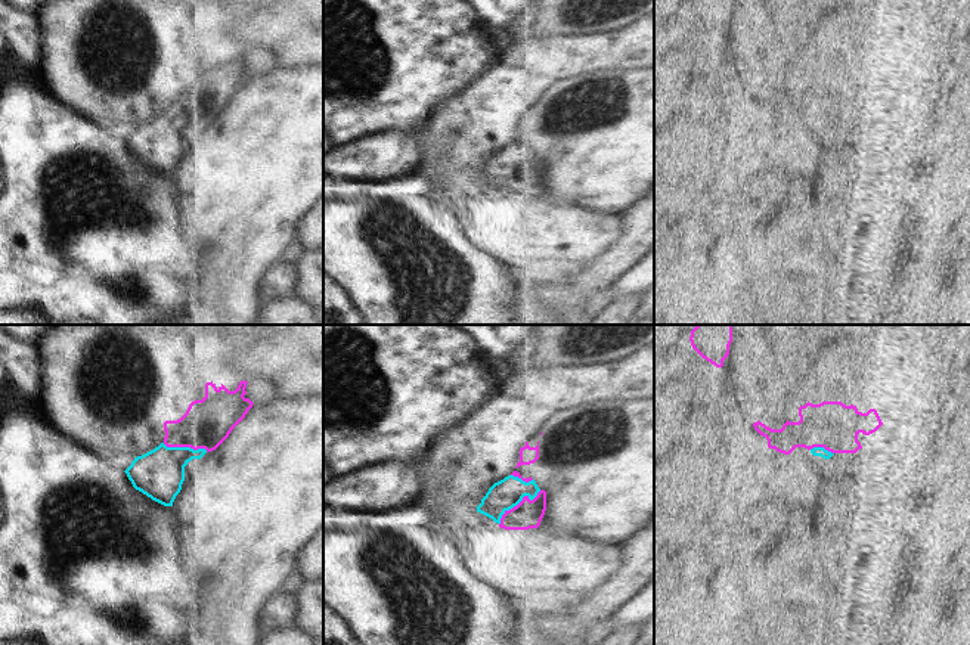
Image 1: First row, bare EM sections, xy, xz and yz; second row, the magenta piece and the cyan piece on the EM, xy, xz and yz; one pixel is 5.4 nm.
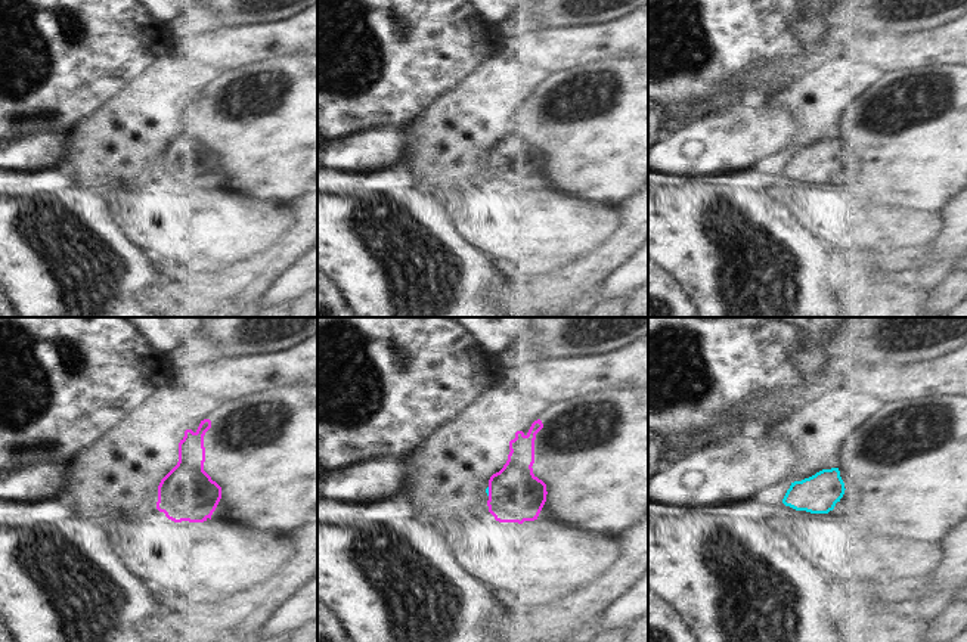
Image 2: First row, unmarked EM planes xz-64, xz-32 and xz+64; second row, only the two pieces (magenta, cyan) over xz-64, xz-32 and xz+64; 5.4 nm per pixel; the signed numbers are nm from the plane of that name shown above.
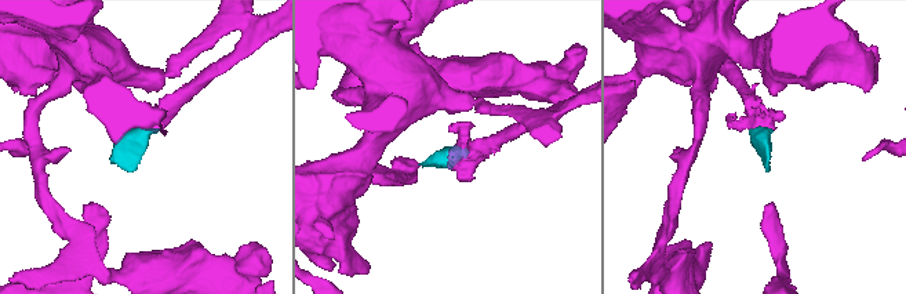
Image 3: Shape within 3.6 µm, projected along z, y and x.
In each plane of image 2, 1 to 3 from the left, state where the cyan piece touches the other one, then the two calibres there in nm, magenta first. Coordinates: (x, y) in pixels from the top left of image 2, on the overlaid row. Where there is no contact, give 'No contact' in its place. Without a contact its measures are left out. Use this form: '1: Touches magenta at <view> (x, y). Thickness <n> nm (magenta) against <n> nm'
1: No contact
2: Touches magenta at xz-32 (489, 492). Thickness 300 nm (magenta) against 20 nm
3: No contact.

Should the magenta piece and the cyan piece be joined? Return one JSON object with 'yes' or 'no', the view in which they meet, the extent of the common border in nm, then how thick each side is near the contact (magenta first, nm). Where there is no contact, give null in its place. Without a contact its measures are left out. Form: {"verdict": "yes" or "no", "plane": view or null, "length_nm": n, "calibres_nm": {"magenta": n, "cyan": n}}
{"verdict": "yes", "plane": "xz", "length_nm": 300, "calibres_nm": {"magenta": 160, "cyan": 160}}

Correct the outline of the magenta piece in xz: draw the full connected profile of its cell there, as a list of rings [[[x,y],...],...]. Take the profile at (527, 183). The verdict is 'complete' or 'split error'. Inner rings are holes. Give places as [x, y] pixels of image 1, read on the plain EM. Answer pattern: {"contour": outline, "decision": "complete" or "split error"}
{"contour": [[[517,140],[495,152],[477,176],[477,182],[505,199],[537,198],[545,180],[546,161],[532,146],[523,148]]], "decision": "split error"}

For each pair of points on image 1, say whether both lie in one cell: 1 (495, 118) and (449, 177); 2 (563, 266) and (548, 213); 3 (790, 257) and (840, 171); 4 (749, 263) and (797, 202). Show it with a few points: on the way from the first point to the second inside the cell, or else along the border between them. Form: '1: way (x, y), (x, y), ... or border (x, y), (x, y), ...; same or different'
1: way (480, 133), (453, 163); same
2: way (563, 253), (549, 236), (548, 226); same
3: border (802, 180), (829, 245); different
4: way (756, 248), (783, 217); same

